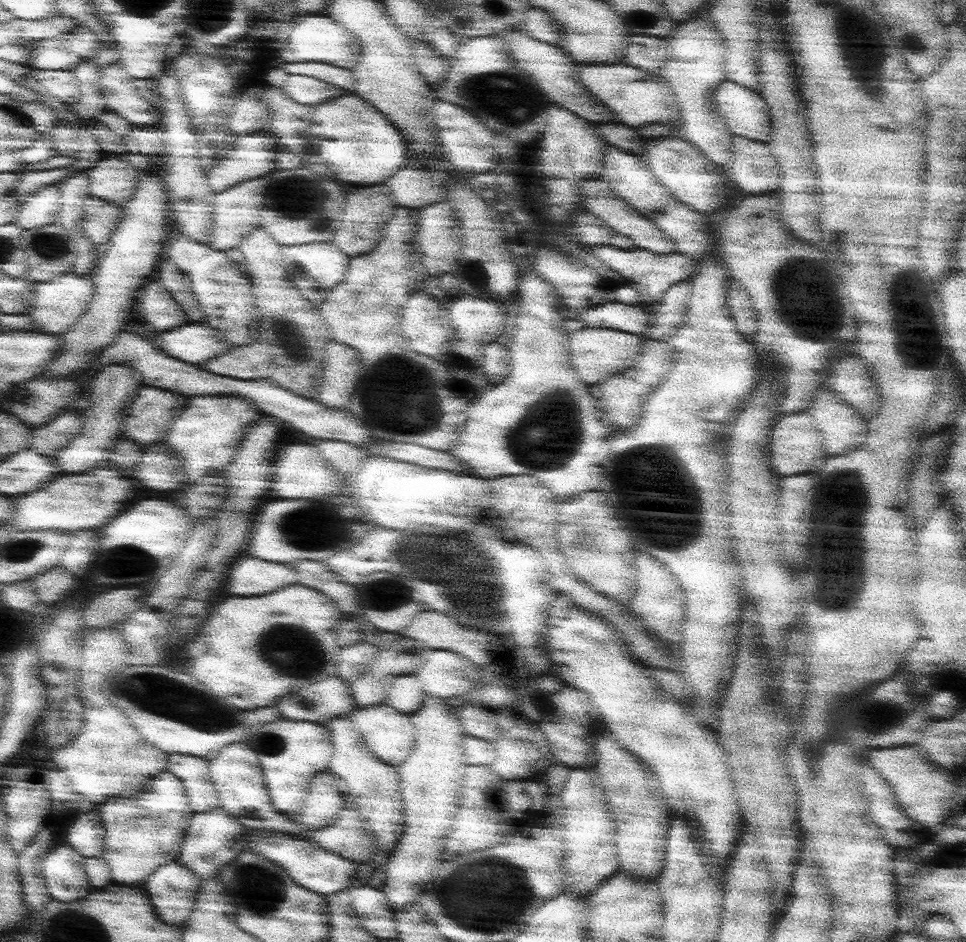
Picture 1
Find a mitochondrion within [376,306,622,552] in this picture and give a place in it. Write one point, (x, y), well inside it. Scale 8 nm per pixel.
(544, 442)

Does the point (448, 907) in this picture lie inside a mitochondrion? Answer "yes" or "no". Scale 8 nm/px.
yes

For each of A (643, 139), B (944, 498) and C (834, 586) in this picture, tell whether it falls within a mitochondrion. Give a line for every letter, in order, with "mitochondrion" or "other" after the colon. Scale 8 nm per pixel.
A: other
B: other
C: mitochondrion

